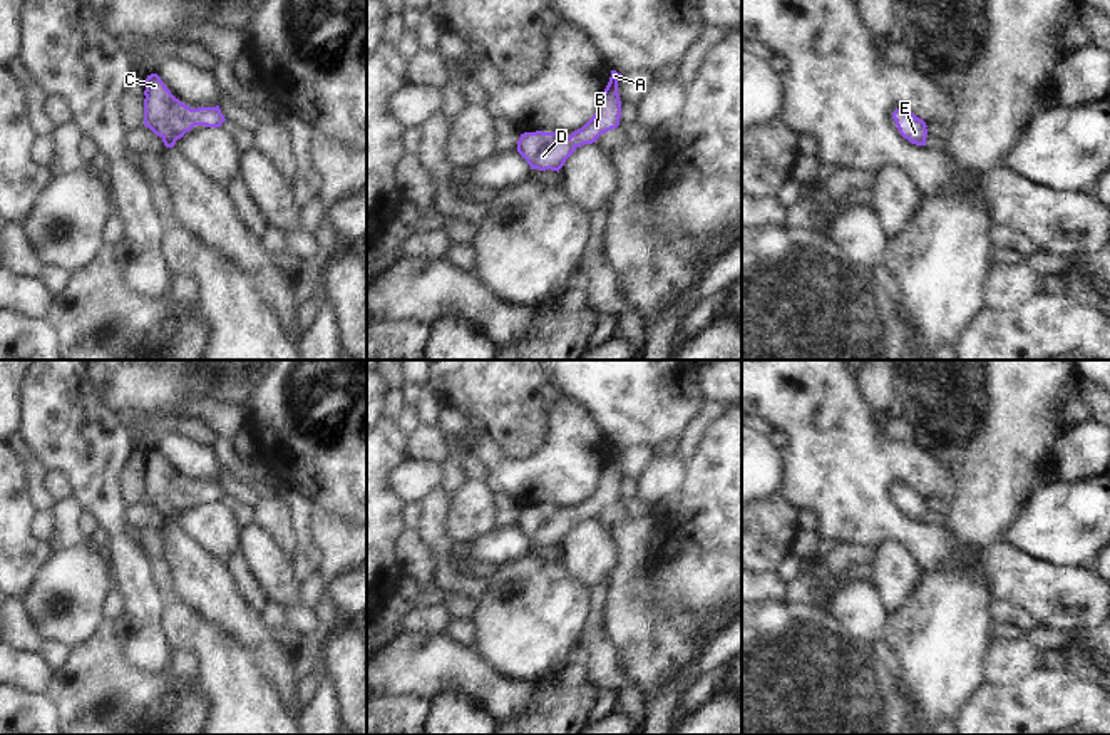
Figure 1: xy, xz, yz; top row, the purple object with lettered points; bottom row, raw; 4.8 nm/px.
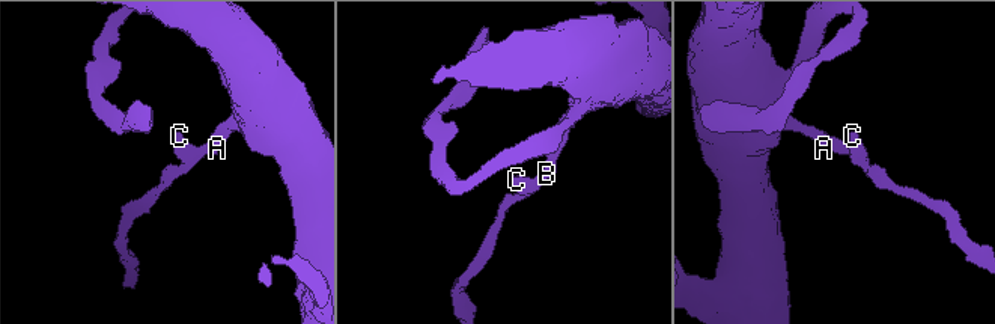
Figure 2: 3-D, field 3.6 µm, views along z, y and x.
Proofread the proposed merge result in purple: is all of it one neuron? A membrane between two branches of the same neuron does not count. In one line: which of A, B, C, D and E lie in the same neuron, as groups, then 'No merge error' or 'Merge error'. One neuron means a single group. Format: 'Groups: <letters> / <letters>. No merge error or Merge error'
Groups: A B C D E. No merge error.

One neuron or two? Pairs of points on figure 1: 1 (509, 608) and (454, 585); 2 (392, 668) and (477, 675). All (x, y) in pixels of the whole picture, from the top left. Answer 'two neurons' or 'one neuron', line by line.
1: two neurons
2: one neuron

